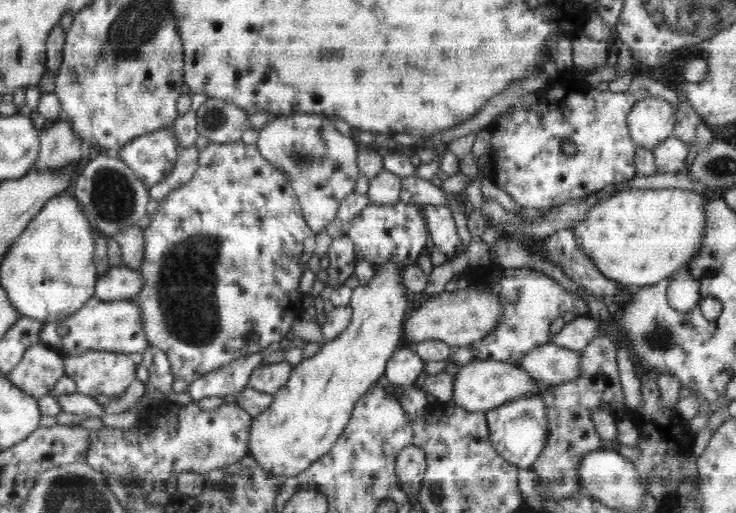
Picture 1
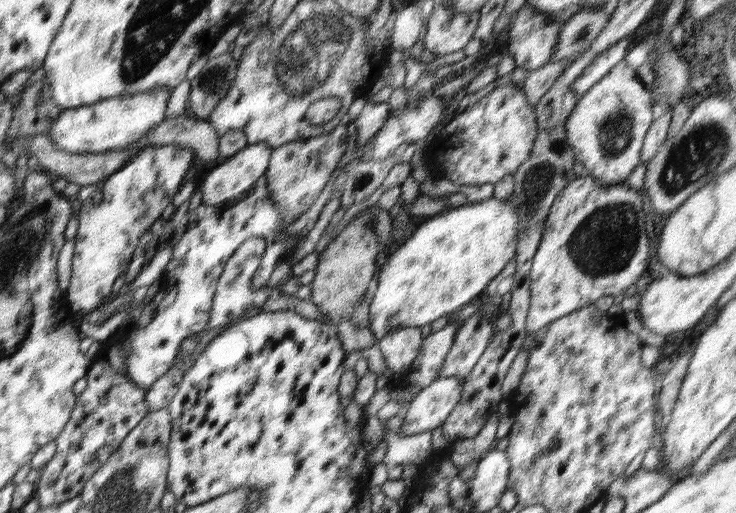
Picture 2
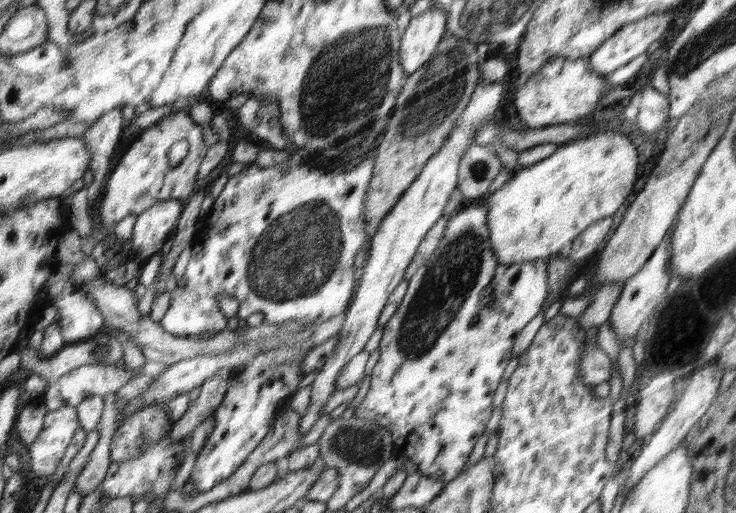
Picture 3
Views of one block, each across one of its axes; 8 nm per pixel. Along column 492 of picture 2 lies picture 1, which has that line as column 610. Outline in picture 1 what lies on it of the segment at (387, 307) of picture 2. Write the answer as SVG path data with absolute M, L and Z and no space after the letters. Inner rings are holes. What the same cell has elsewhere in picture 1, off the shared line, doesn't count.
M660 188L660 190L625 190L590 208L584 220L574 226L574 235L586 255L606 276L627 287L648 287L674 276L698 254L706 228L706 198L692 190Z

